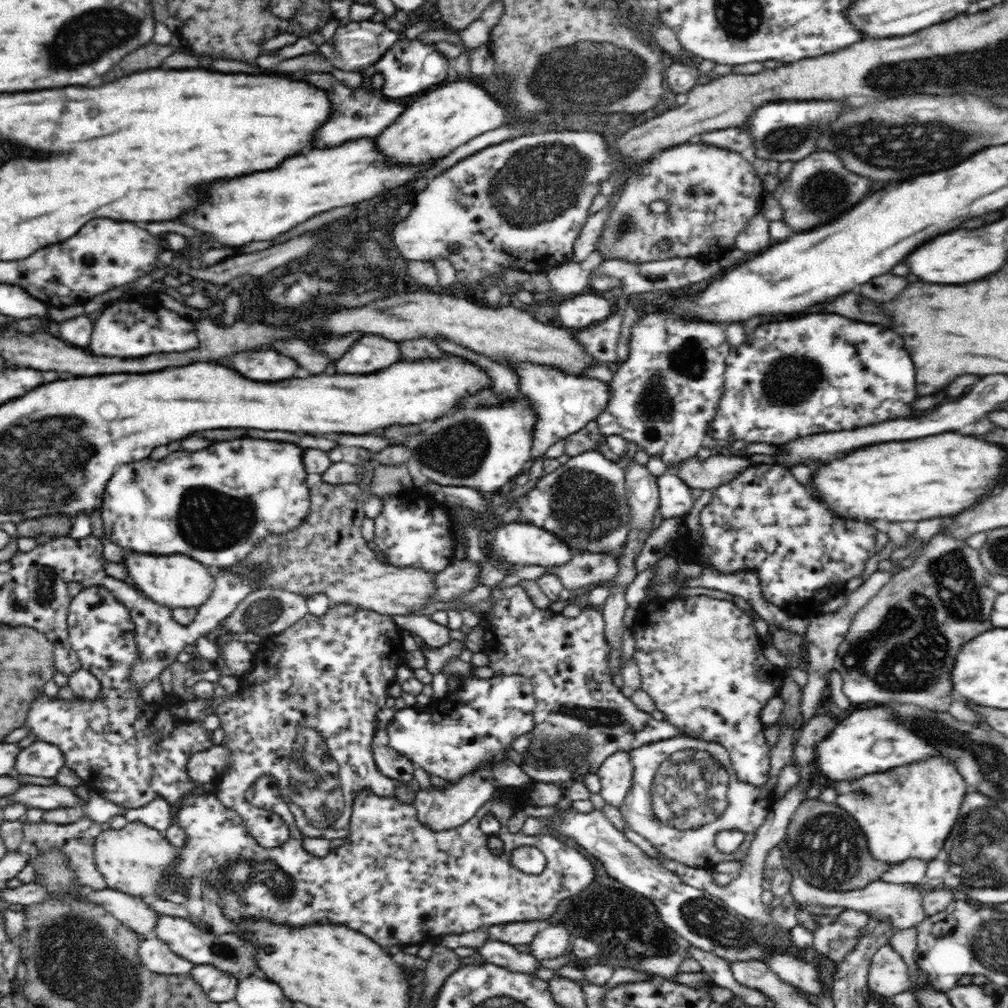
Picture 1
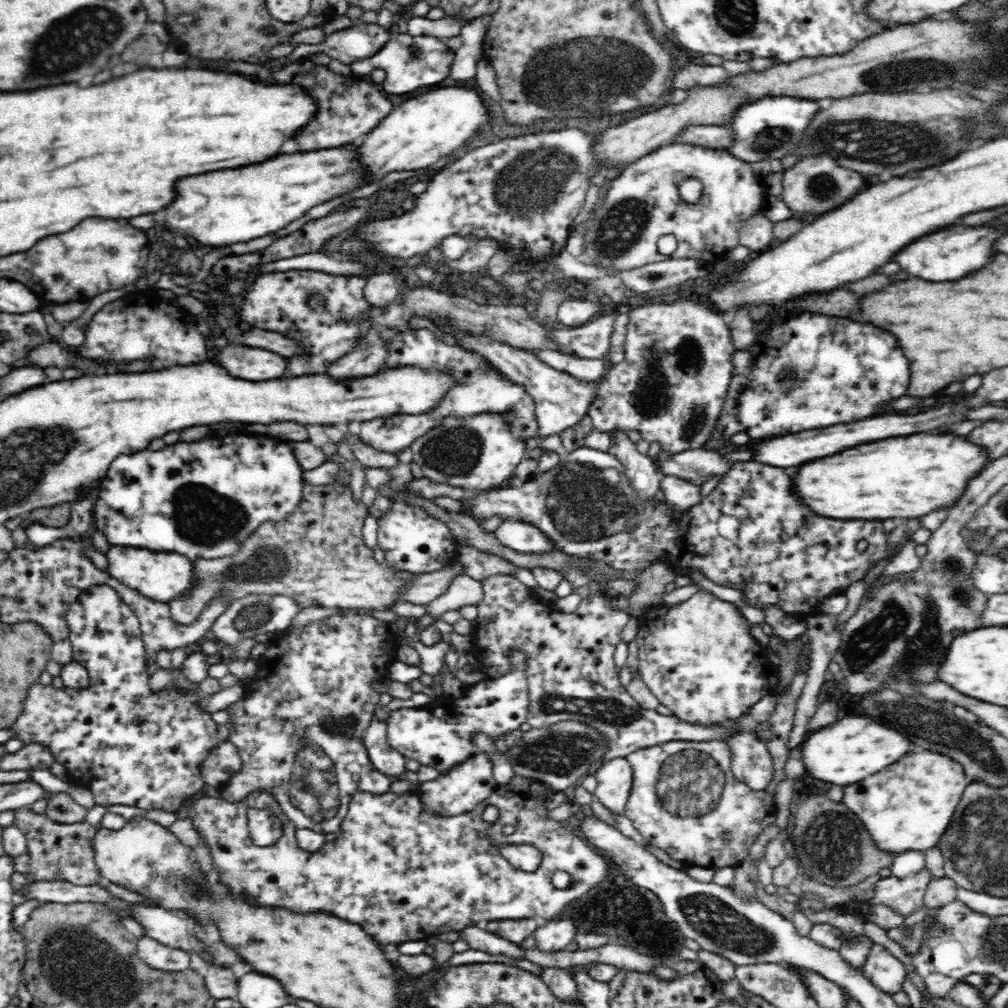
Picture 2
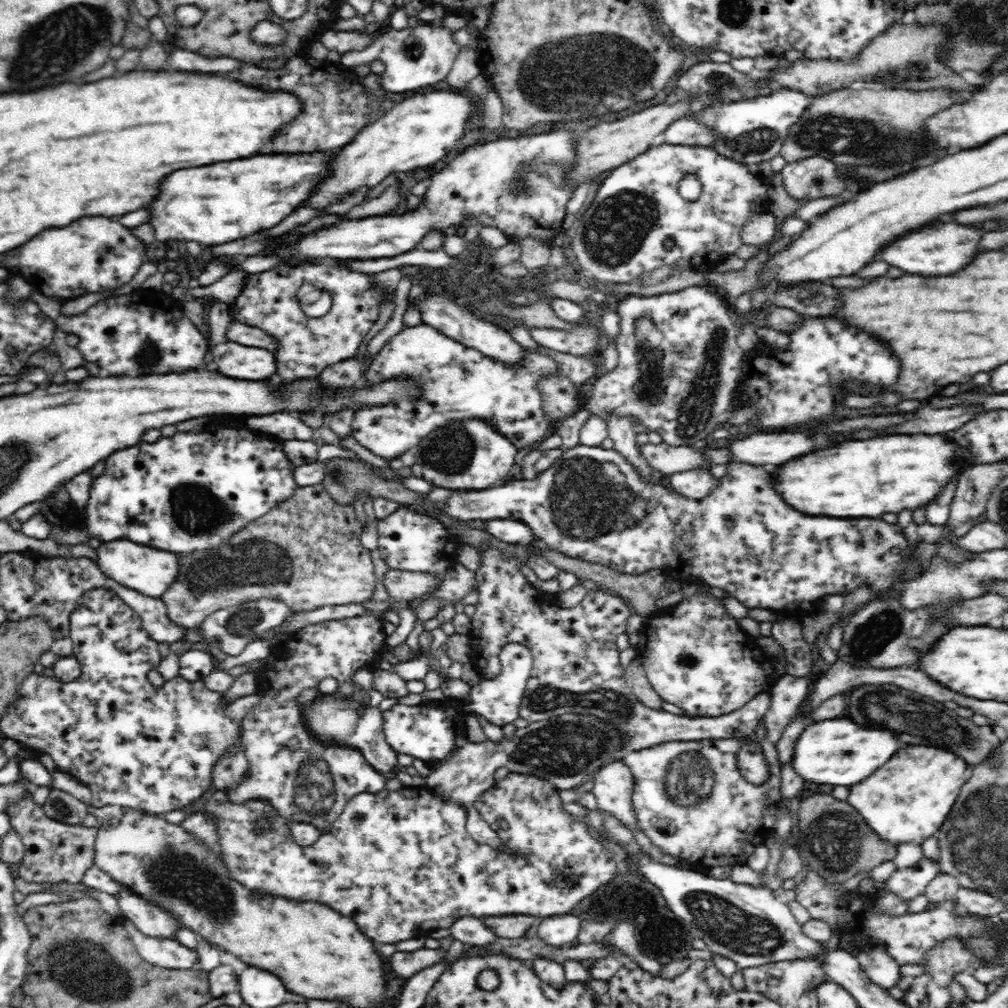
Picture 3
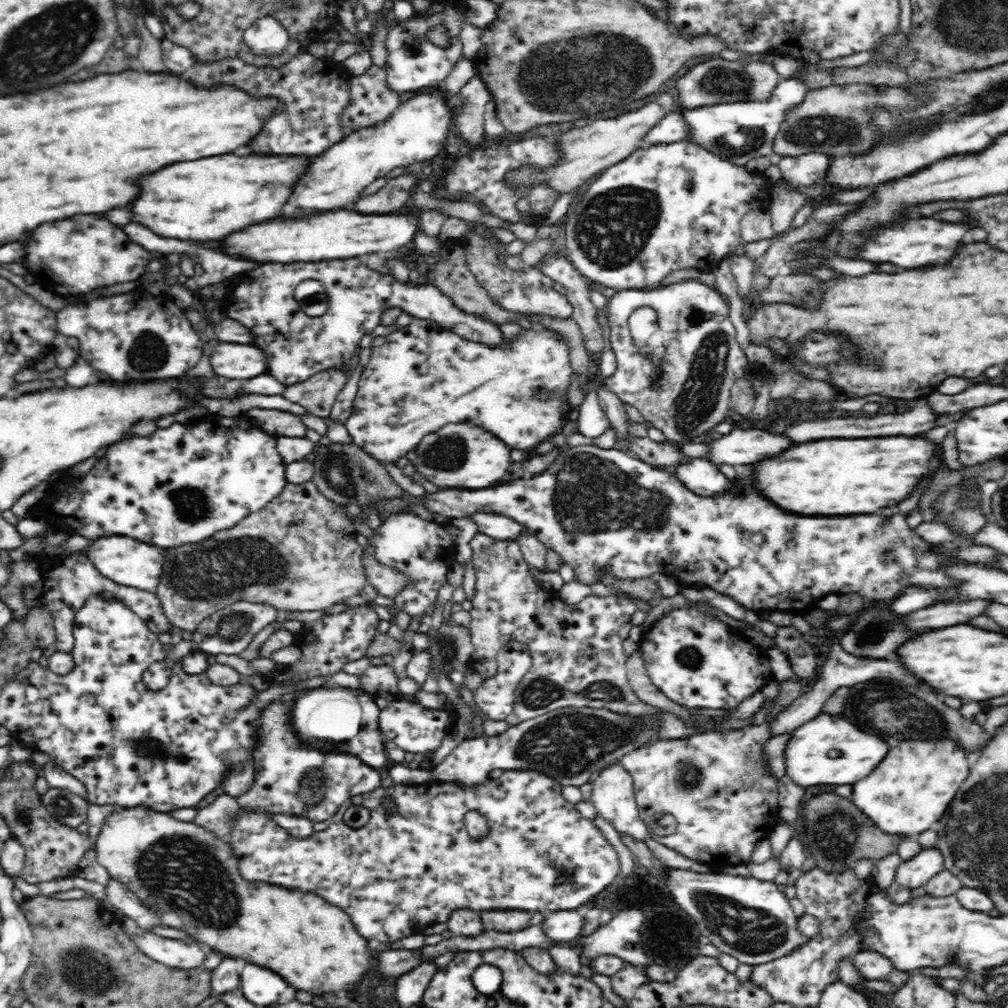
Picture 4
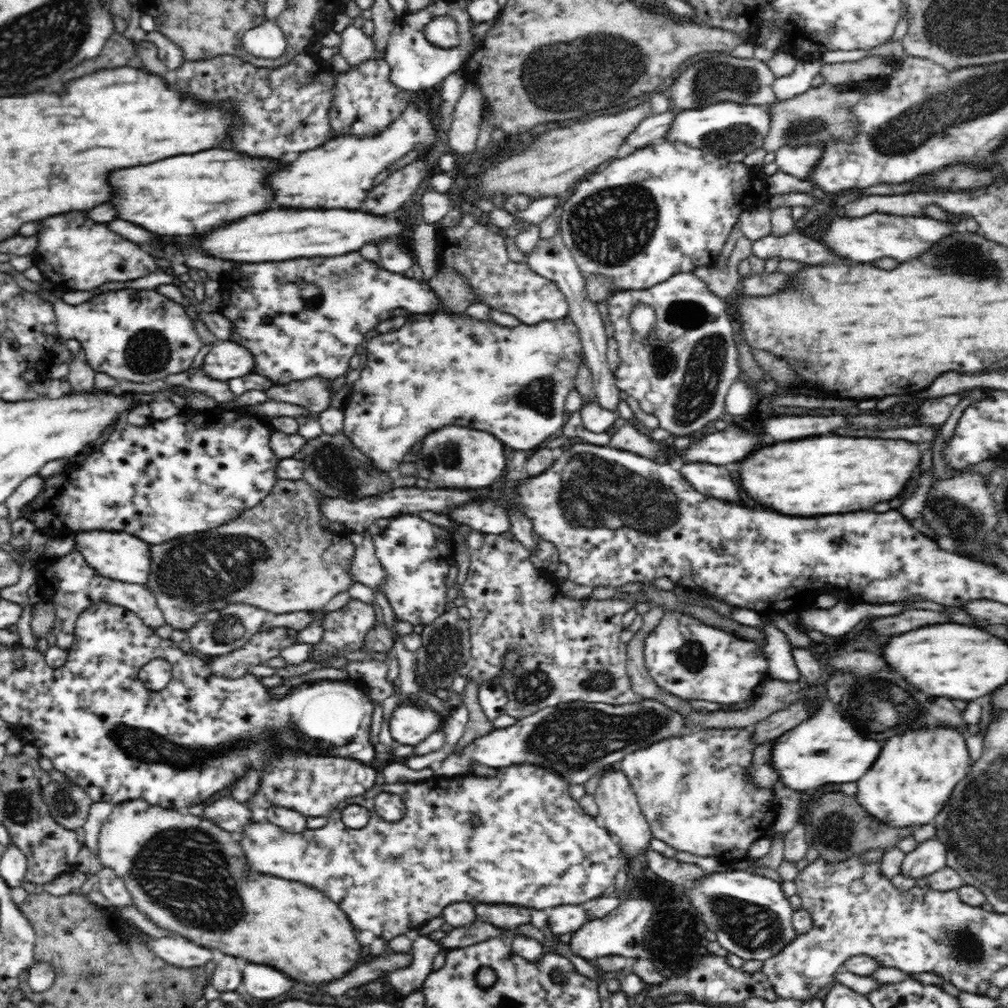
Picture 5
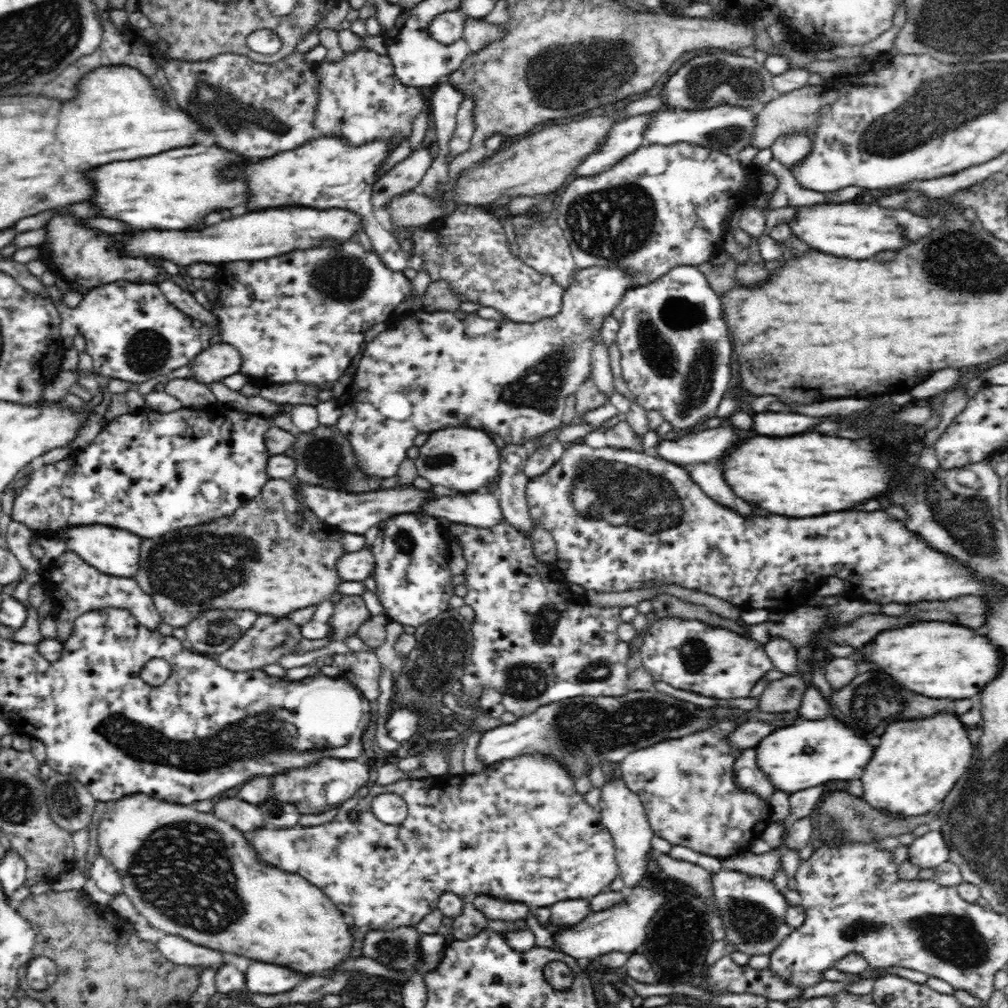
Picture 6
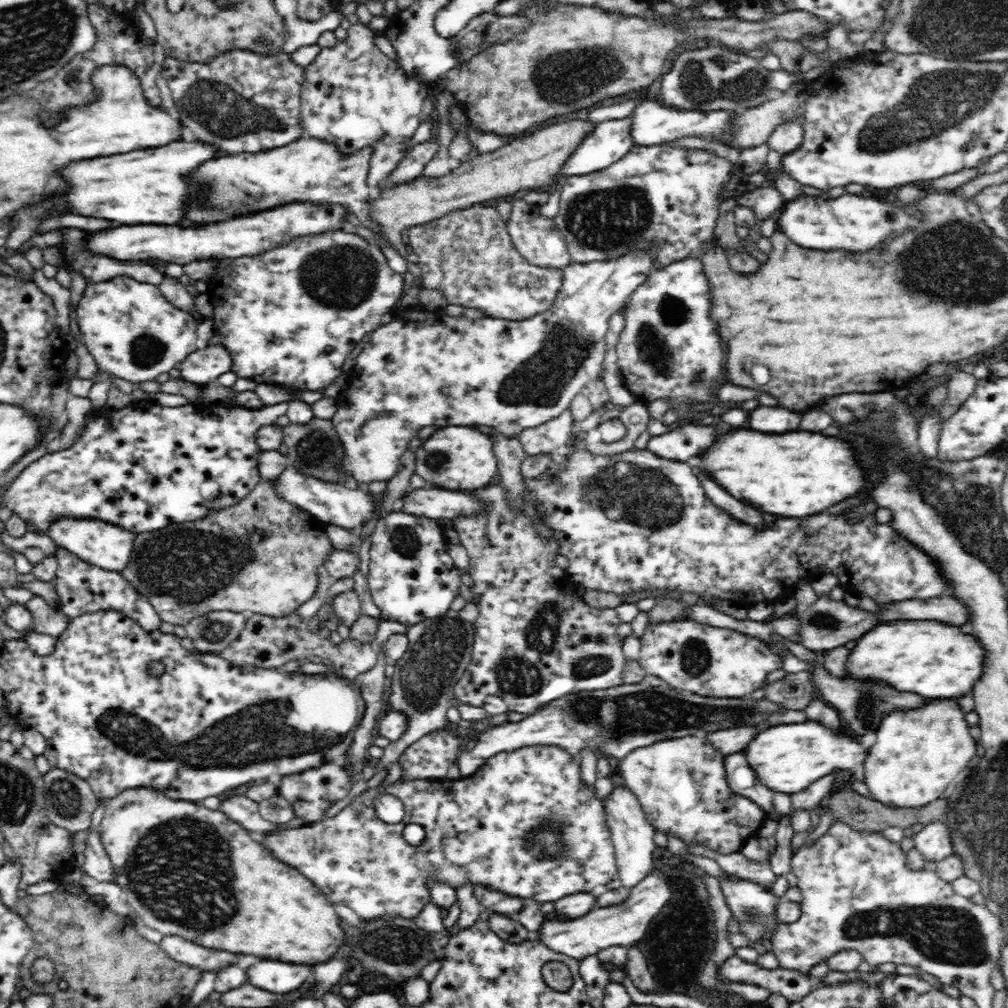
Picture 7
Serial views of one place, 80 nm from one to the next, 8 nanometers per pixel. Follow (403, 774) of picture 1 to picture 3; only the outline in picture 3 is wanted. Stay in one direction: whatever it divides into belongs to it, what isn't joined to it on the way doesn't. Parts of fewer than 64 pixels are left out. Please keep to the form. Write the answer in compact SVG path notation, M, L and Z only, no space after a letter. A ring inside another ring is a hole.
M338 692L332 695L316 696L310 706L304 710L305 726L314 738L320 743L332 742L334 746L356 748L368 763L380 773L390 773L402 769L398 755L385 739L383 731L383 711L371 705L362 705L351 698L339 696Z

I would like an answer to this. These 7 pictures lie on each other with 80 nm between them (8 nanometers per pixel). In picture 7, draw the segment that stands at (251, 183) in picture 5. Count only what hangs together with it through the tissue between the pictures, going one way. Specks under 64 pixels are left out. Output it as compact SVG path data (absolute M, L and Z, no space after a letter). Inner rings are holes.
M172 142L168 146L160 146L154 150L138 150L130 154L116 154L108 158L94 158L94 160L80 160L72 162L68 168L64 168L64 176L72 184L72 192L64 198L52 198L52 202L42 202L40 206L24 208L12 218L12 234L6 240L6 248L18 248L22 242L26 242L34 230L40 226L44 220L44 214L48 212L48 204L58 206L58 204L72 204L74 214L80 216L98 216L106 220L116 220L120 224L180 224L184 220L184 196L188 196L188 188L184 188L184 176L192 174L192 168L196 164L202 164L204 160L210 160L216 156L216 148L200 142Z

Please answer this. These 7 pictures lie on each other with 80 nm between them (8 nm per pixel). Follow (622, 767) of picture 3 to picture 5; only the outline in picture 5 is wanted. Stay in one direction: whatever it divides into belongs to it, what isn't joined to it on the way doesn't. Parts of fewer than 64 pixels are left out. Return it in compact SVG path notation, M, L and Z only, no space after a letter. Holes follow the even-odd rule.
M618 767L616 770L608 772L605 770L600 780L598 780L596 790L593 792L593 799L598 806L598 816L600 816L600 819L605 824L605 828L618 839L618 843L622 846L624 863L624 856L632 858L632 862L637 860L638 855L649 848L649 842L653 836L628 777Z

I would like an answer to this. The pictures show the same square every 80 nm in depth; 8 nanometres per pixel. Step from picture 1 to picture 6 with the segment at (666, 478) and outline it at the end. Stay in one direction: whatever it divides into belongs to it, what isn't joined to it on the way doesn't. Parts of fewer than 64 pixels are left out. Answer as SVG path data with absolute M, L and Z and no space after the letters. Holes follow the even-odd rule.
M697 464L686 467L688 475L710 499L718 504L734 508L744 517L752 517L752 508L744 499L740 499L724 480L720 480L720 472L716 472L716 464Z

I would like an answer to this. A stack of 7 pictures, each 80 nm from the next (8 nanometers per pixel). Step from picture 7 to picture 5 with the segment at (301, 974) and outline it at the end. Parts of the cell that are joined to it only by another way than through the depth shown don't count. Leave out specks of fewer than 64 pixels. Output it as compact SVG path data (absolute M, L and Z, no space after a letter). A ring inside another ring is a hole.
M248 964L244 971L241 991L247 998L264 1003L274 1002L286 996L288 986L292 988L292 980L278 972L276 968L268 968L262 964Z

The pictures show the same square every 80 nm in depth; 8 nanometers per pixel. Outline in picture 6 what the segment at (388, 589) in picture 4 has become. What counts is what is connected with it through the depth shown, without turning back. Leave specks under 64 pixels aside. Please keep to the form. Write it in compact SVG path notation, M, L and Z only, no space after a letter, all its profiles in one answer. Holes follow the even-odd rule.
M365 546L357 552L347 553L338 560L339 577L344 581L364 582L375 575L376 559L372 555L372 546Z

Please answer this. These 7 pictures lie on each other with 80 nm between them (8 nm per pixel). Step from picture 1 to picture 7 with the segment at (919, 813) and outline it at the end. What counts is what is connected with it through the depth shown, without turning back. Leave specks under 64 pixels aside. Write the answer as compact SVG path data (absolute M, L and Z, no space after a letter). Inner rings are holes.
M930 700L928 706L918 710L890 712L876 732L876 744L865 756L863 781L870 792L870 799L880 801L883 805L913 809L940 799L948 785L963 776L977 760L978 742L970 735L970 727L966 715L960 712L954 700Z

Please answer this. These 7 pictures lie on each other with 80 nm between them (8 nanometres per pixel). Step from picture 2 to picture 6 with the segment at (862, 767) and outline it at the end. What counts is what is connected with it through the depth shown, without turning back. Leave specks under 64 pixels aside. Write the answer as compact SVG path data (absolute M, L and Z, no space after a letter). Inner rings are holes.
M813 659L811 662L816 688L826 698L824 700L833 710L826 718L806 720L798 718L793 724L780 727L760 740L757 747L758 767L764 772L778 791L792 794L813 786L824 785L830 780L858 780L864 775L864 768L872 758L872 744L864 738L858 738L852 730L848 730L843 722L835 716L833 700L830 698L830 684L820 671L820 664Z

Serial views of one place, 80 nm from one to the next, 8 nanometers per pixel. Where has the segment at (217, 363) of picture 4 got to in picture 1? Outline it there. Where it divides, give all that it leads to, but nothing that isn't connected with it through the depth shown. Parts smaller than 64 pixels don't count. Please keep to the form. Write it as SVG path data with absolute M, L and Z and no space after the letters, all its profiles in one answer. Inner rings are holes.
M264 350L264 352L242 352L234 358L230 358L230 366L238 370L242 376L268 382L268 380L286 380L292 378L298 364L282 356L274 350Z

